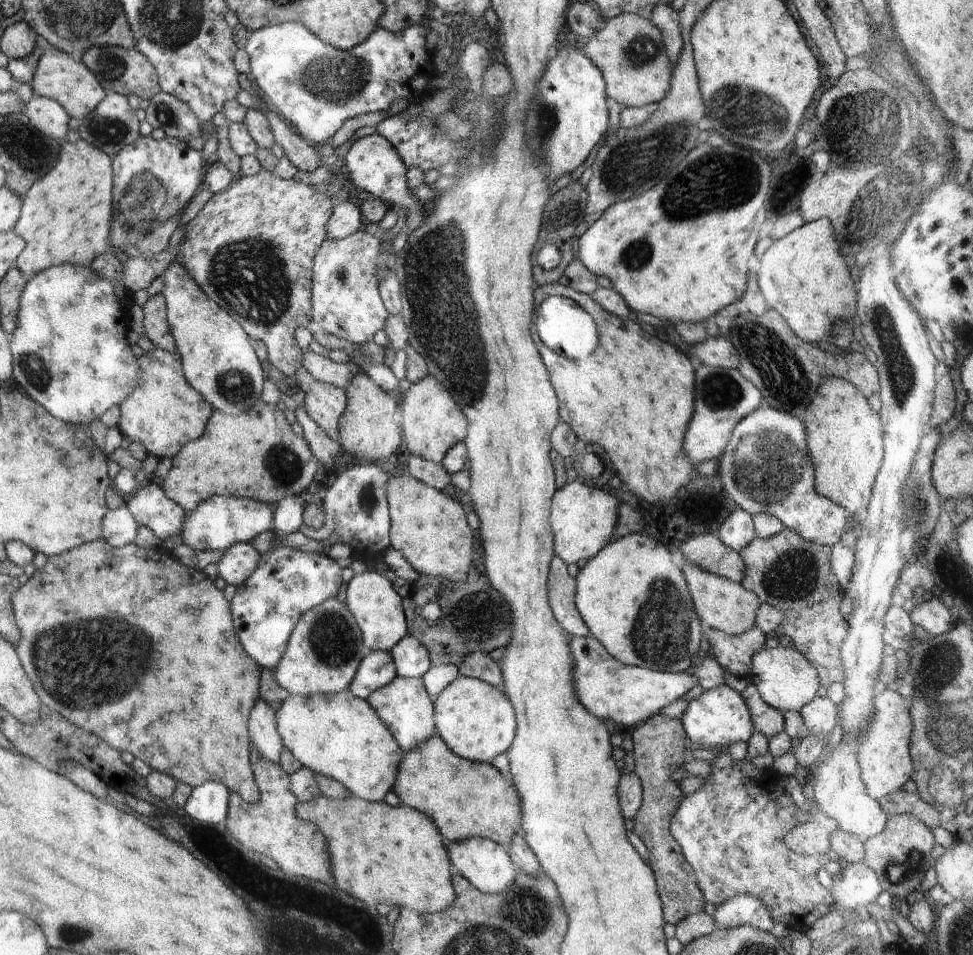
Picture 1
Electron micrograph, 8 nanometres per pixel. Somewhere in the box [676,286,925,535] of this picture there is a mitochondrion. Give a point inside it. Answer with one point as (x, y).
(768, 463)

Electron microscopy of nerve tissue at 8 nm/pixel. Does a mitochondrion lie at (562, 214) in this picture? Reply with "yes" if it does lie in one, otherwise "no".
yes

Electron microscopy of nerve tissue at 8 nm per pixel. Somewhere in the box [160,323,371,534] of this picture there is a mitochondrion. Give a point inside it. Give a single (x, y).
(285, 466)

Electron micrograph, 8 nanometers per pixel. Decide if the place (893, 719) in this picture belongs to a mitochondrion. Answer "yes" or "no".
no

